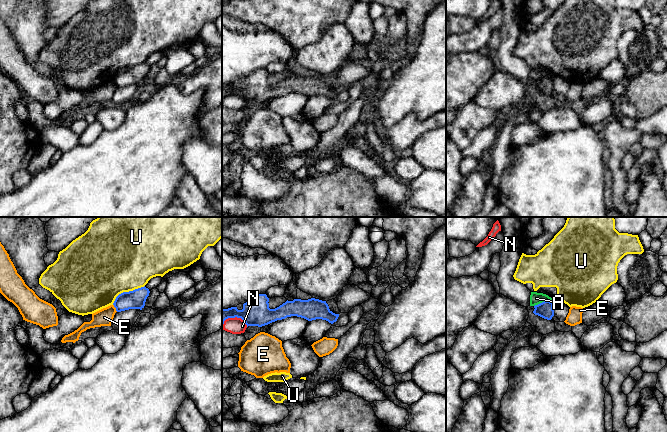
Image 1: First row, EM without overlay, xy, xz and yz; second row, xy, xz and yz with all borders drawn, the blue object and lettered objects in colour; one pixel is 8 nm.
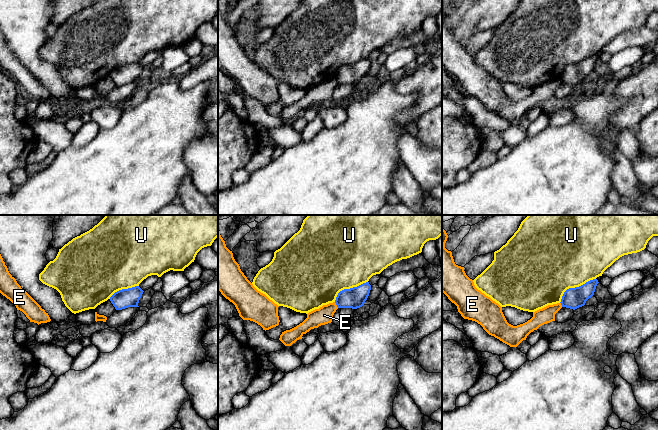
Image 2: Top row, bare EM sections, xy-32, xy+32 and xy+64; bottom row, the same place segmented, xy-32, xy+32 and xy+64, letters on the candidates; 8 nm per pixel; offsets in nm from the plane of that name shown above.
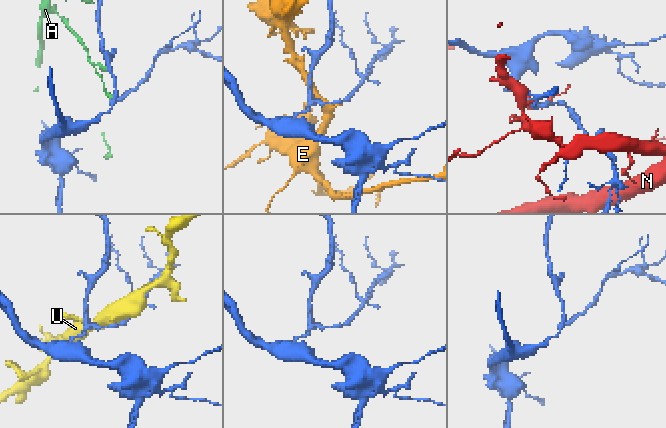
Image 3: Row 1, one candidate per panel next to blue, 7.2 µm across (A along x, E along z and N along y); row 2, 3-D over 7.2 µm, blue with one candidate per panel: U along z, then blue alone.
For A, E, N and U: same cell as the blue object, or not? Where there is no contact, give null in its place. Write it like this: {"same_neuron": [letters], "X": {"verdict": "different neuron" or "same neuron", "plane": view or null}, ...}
{"same_neuron": [], "A": {"verdict": "different neuron", "plane": "yz"}, "E": {"verdict": "different neuron", "plane": "xy"}, "N": {"verdict": "different neuron", "plane": "xz"}, "U": {"verdict": "different neuron", "plane": "xy"}}

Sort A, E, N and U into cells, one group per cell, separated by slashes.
A / E / N / U

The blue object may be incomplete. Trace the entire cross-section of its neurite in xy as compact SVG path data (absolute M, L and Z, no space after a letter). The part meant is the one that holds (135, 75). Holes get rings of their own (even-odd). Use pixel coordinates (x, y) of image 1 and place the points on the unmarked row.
M145 62L133 67L123 68L116 73L113 81L117 88L129 85L142 86L145 82L145 78L149 72L149 69L149 65Z

